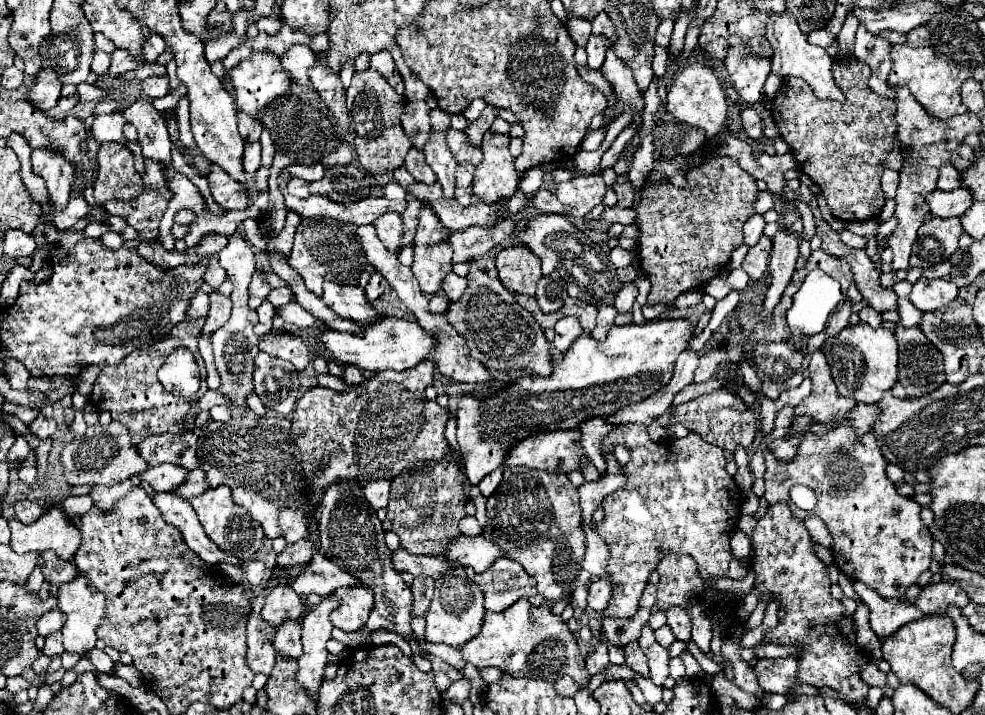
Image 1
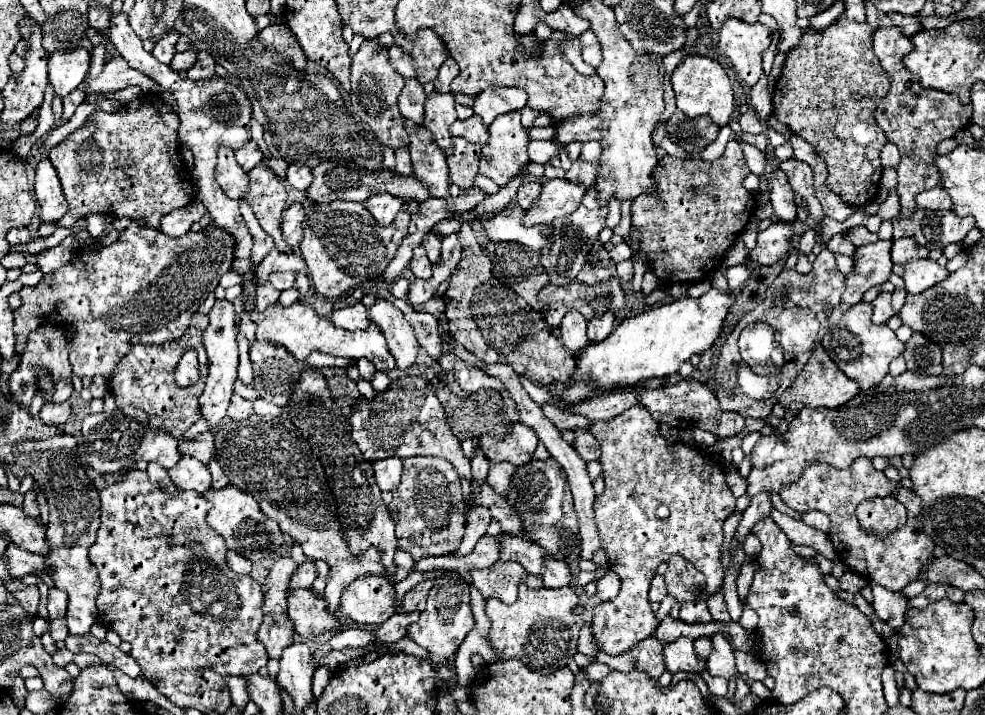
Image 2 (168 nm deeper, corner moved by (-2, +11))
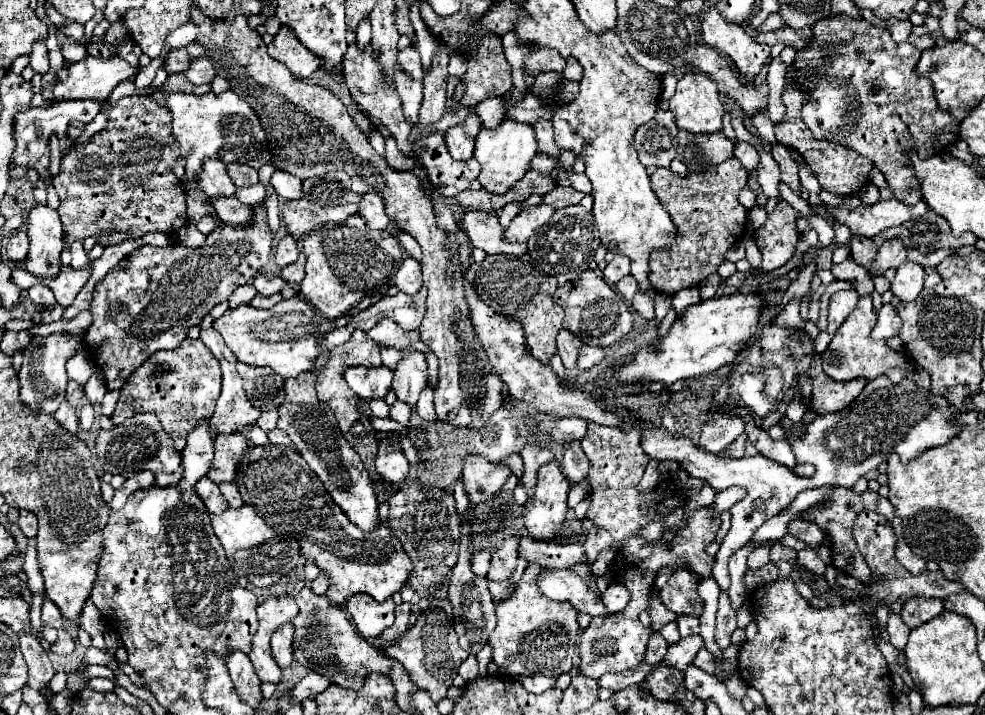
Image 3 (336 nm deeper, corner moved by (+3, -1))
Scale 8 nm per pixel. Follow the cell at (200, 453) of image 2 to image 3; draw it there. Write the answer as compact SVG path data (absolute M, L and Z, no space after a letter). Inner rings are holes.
M238 432L220 434L216 438L216 452L214 452L214 460L212 460L208 478L216 484L232 482L236 464L240 462L240 454L246 450L246 446L248 446L248 440Z

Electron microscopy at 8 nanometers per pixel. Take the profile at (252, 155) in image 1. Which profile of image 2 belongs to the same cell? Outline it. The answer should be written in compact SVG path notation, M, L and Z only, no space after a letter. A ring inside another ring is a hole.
M249 140L243 148L239 148L239 150L235 152L235 158L237 158L239 166L241 166L245 172L249 172L249 170L253 170L253 168L263 160L263 154L261 154L259 146L257 146L253 140Z

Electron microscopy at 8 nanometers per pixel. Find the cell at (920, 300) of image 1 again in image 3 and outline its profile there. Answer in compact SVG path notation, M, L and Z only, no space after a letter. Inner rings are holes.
M904 262L896 270L896 278L892 280L892 292L904 302L912 302L922 292L924 278L926 278L926 272L922 266L914 262Z

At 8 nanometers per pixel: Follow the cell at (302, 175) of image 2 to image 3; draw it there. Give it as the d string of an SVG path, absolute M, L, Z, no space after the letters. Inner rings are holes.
M278 170L278 172L272 174L270 182L276 188L278 196L282 196L286 200L296 200L298 196L302 196L302 180L298 180L292 174L286 174L286 172Z

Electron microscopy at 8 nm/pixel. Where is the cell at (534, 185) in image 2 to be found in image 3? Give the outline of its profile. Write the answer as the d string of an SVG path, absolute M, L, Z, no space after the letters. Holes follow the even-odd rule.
M510 202L510 204L506 204L504 208L500 208L500 212L496 212L496 216L498 216L498 220L500 220L500 224L506 228L506 226L510 226L510 222L518 216L518 212L524 208L524 202Z

